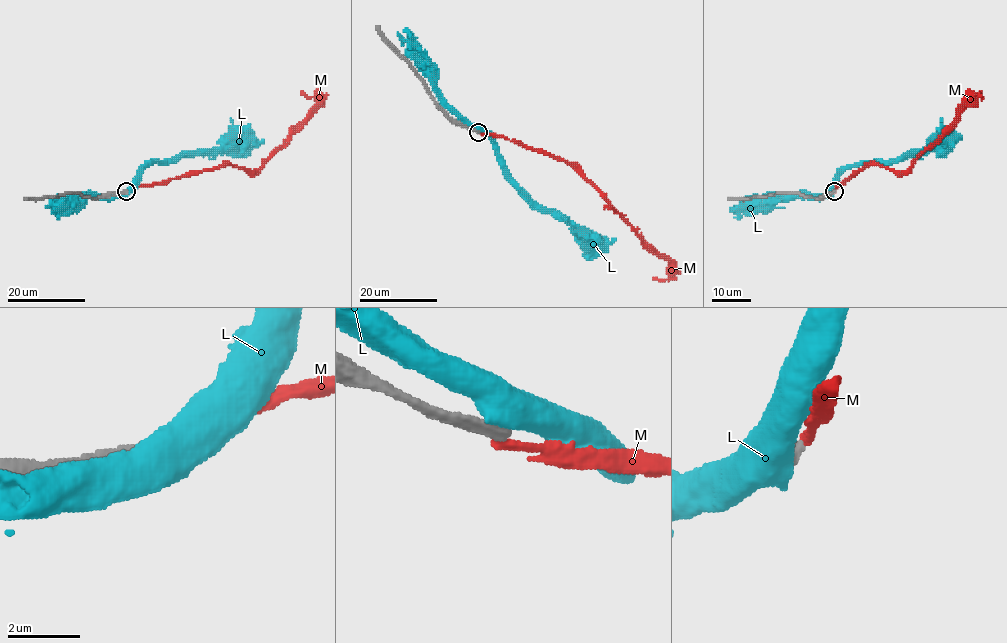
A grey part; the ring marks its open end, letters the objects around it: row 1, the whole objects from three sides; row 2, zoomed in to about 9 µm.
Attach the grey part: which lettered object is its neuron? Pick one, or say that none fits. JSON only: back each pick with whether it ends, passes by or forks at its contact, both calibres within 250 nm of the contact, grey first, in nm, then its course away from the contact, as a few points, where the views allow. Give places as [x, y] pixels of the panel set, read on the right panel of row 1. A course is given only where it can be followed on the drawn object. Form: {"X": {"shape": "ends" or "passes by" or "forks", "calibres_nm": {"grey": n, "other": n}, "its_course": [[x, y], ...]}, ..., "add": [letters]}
{"add": []}

